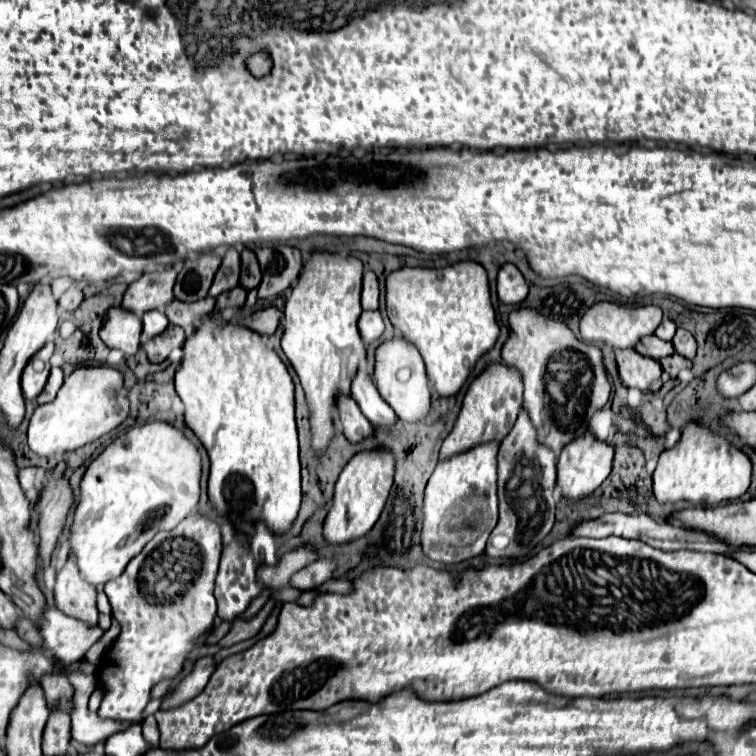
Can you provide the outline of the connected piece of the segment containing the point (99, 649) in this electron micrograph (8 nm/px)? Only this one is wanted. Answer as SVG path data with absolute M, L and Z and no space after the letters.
M112 616L112 625L110 629L87 651L85 659L91 664L98 665L104 657L104 654L106 654L107 647L111 646L112 640L118 635L119 631L120 625Z

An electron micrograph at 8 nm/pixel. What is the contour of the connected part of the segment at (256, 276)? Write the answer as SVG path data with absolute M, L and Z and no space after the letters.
M244 248L240 252L240 260L242 260L242 274L240 274L240 286L244 290L254 290L260 284L260 268L258 268L258 260L254 256L254 252L250 252L248 248Z

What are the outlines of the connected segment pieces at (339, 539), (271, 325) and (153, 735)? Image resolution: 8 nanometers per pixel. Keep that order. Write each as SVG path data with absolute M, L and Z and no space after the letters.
M372 450L372 452L356 454L344 466L336 482L332 508L326 514L324 528L322 528L322 536L330 546L354 542L372 530L372 526L380 518L380 512L386 504L386 498L392 486L392 476L394 476L394 460L392 460L392 454L386 450Z
M264 308L264 310L256 310L250 318L246 318L244 326L262 334L262 336L270 336L276 332L278 322L280 322L280 310Z
M148 716L148 720L142 722L142 734L148 742L154 744L154 748L158 746L158 736L160 736L160 730L158 730L158 724L154 720L154 716Z

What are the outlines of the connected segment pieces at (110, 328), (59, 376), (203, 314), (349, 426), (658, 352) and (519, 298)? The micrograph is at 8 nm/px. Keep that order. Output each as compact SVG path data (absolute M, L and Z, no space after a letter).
M110 308L106 312L104 326L100 328L100 338L108 348L124 352L126 358L134 356L140 348L142 320L124 308Z
M52 366L52 370L50 370L50 378L48 378L48 382L46 382L46 388L44 388L44 392L38 396L38 404L52 402L52 398L56 398L56 394L58 394L58 390L60 390L62 382L64 382L62 368Z
M206 296L200 302L178 302L174 300L166 308L166 316L170 324L180 326L180 328L198 328L204 318L208 318L214 312L216 300L212 296Z
M352 398L338 400L338 416L340 416L344 436L348 438L348 442L358 444L358 442L374 436L372 424L368 422L368 418L364 418L364 414L360 412L360 408L356 406L356 402Z
M646 336L638 342L636 352L642 356L648 356L648 358L654 358L654 360L662 360L666 356L672 356L676 350L674 350L672 342L664 342L656 336Z
M504 264L498 272L498 298L502 304L520 304L528 296L528 282L514 264Z

